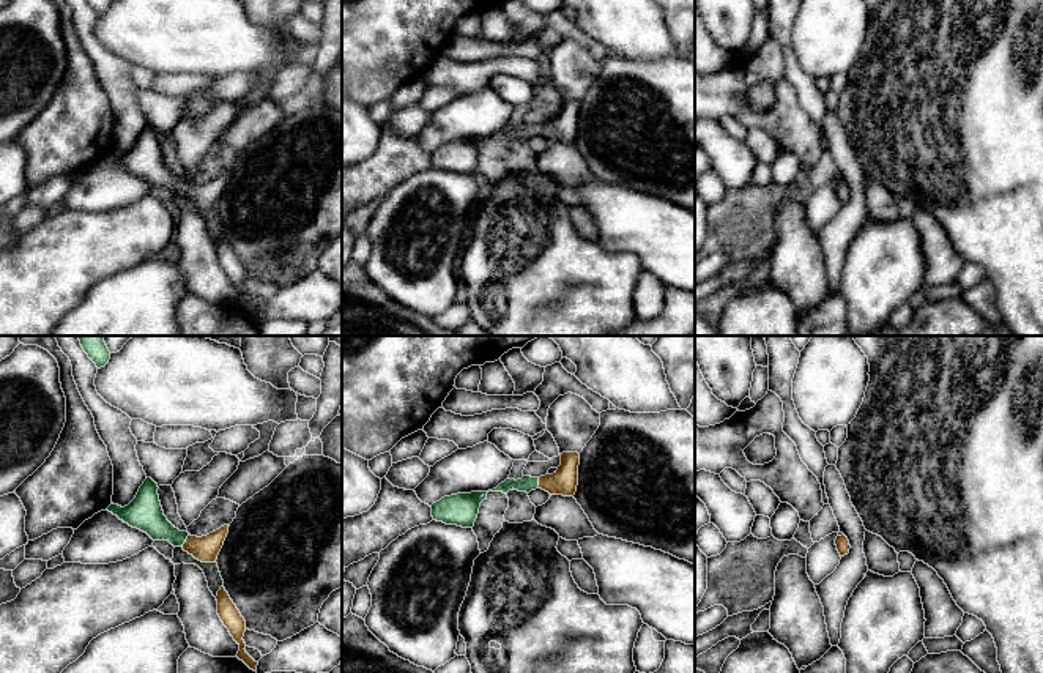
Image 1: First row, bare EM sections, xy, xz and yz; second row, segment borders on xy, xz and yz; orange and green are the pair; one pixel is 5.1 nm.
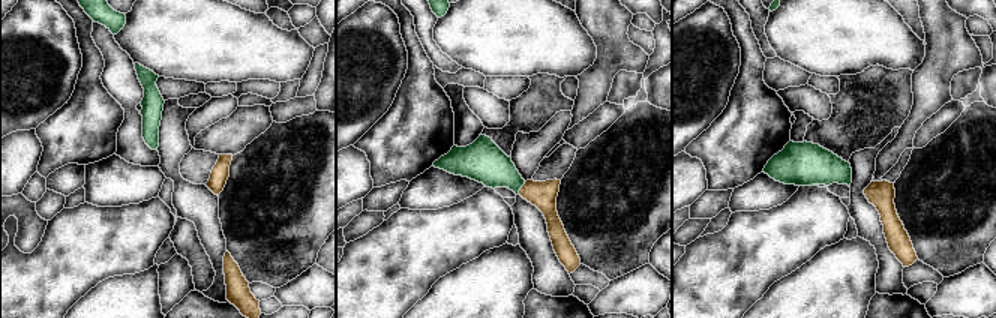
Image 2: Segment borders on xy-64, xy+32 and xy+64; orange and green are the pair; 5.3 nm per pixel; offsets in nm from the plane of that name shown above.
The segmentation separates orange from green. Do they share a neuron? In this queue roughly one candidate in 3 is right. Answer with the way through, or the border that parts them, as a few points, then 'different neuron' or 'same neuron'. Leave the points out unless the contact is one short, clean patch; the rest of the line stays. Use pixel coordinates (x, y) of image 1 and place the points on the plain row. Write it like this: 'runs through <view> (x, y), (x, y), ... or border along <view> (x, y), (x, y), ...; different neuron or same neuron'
runs through xy (205, 196), (186, 188), (159, 175), (145, 161); same neuron

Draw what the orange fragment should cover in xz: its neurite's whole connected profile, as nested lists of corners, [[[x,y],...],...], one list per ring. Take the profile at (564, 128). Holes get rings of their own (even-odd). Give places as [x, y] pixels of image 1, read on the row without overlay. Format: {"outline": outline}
{"outline": [[[562,99],[561,112],[553,121],[545,121],[540,125],[523,123],[522,126],[506,126],[496,136],[488,139],[503,139],[518,137],[529,140],[531,137],[542,136],[550,142],[573,143],[578,132],[578,99]]]}

